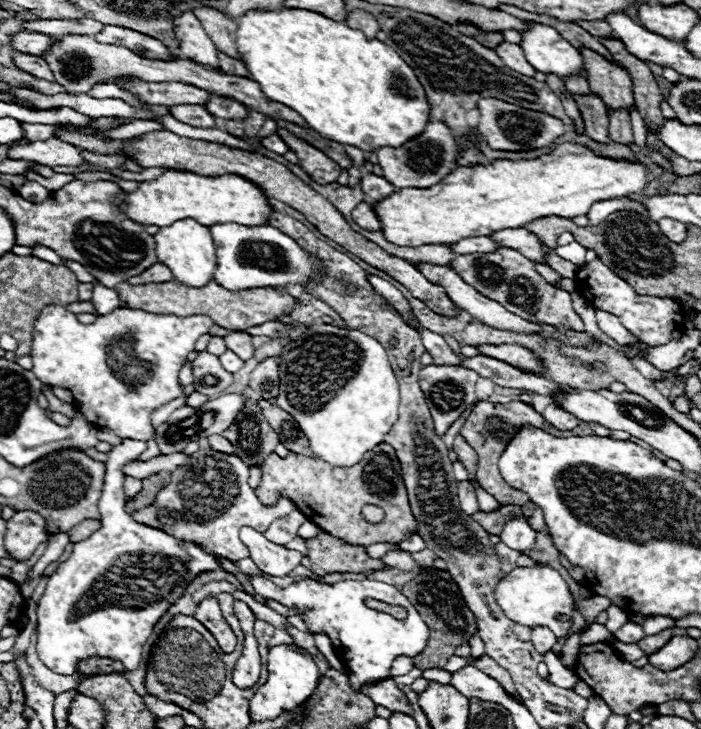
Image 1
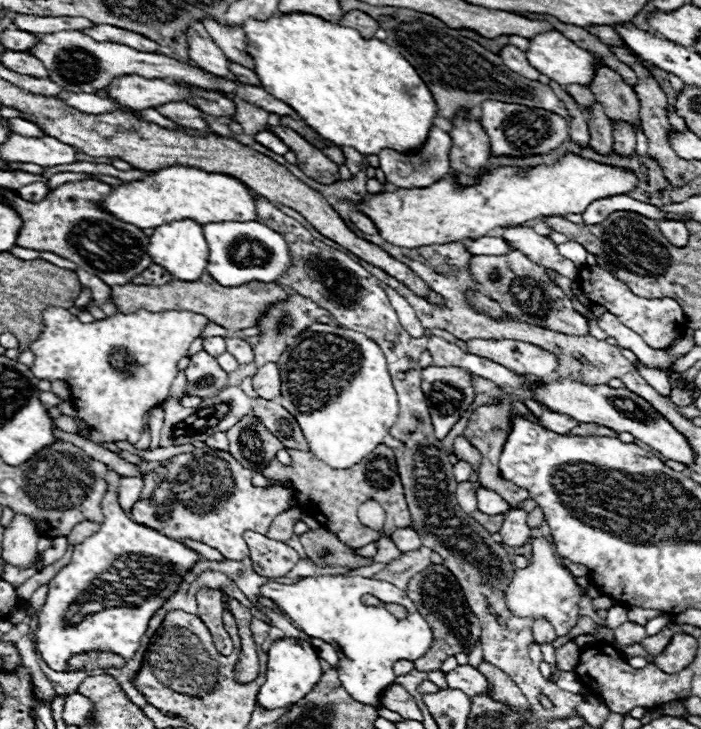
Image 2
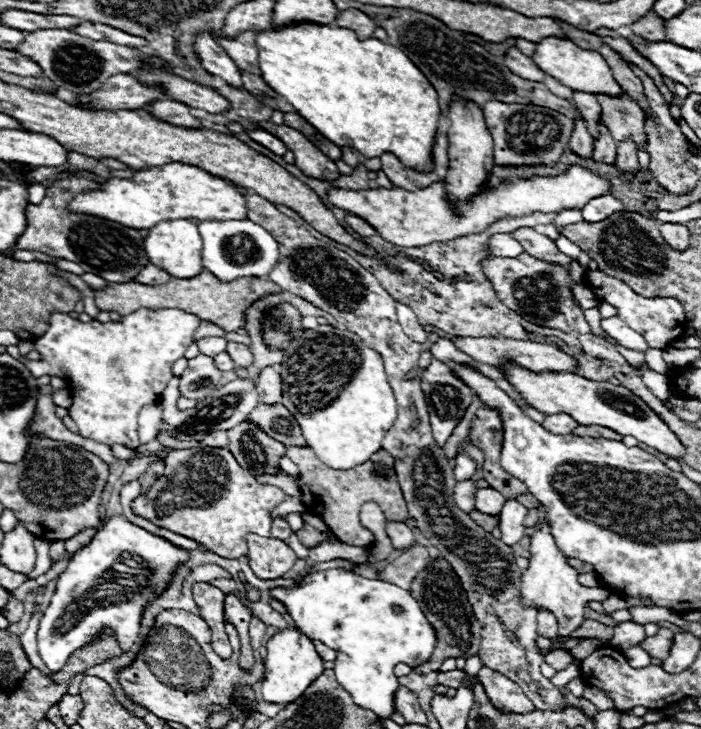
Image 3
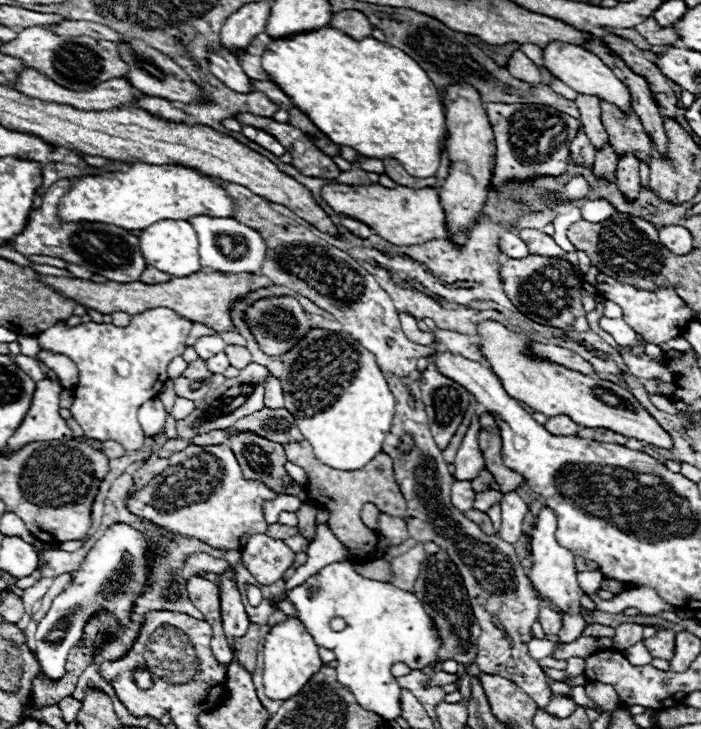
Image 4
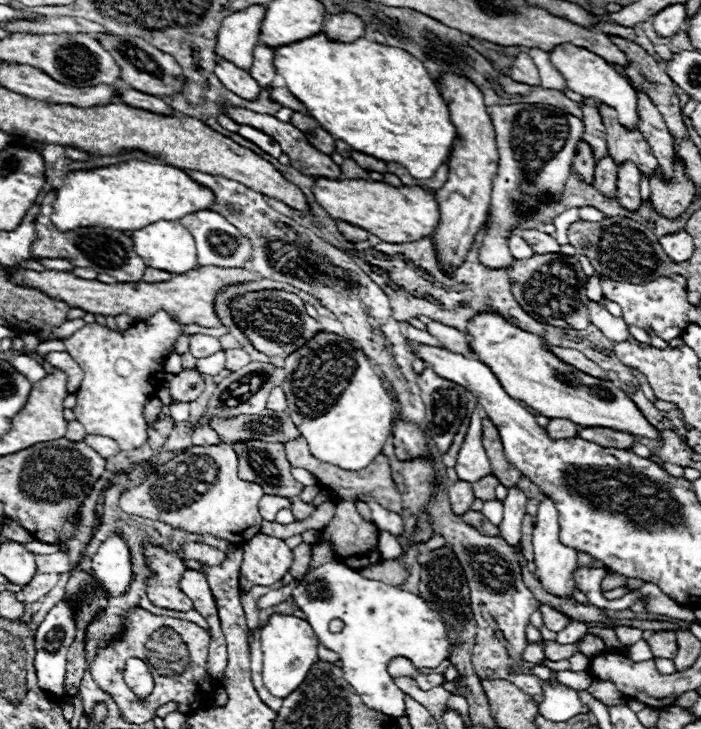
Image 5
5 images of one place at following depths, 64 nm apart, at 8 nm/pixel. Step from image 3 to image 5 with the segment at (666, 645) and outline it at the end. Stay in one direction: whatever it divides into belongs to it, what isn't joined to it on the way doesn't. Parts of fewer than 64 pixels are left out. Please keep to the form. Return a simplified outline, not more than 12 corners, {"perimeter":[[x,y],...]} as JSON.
{"perimeter":[[654,632],[648,642],[654,658],[676,656],[676,632]]}

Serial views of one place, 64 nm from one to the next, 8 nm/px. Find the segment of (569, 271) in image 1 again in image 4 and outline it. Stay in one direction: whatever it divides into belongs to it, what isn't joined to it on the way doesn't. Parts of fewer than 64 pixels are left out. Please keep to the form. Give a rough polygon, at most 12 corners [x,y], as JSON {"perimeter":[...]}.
{"perimeter":[[522,228],[526,240],[528,252],[536,256],[564,258],[564,250],[552,236]]}

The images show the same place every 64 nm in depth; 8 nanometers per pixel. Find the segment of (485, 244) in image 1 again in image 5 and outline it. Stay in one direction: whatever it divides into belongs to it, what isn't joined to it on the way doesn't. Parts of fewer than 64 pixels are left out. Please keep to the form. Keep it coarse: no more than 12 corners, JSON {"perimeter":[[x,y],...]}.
{"perimeter":[[518,234],[508,238],[510,254],[516,260],[534,256],[532,248]]}

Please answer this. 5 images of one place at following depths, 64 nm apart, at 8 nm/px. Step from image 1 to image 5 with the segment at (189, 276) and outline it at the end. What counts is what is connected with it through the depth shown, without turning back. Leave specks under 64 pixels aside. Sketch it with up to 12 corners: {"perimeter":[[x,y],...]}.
{"perimeter":[[158,220],[132,234],[138,256],[170,274],[198,270],[194,236]]}

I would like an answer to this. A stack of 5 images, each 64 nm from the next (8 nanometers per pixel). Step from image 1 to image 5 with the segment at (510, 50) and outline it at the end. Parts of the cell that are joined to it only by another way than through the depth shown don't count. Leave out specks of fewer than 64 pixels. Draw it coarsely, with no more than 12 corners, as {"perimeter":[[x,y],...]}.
{"perimeter":[[520,52],[510,76],[530,86],[540,84],[538,68],[526,52]]}

